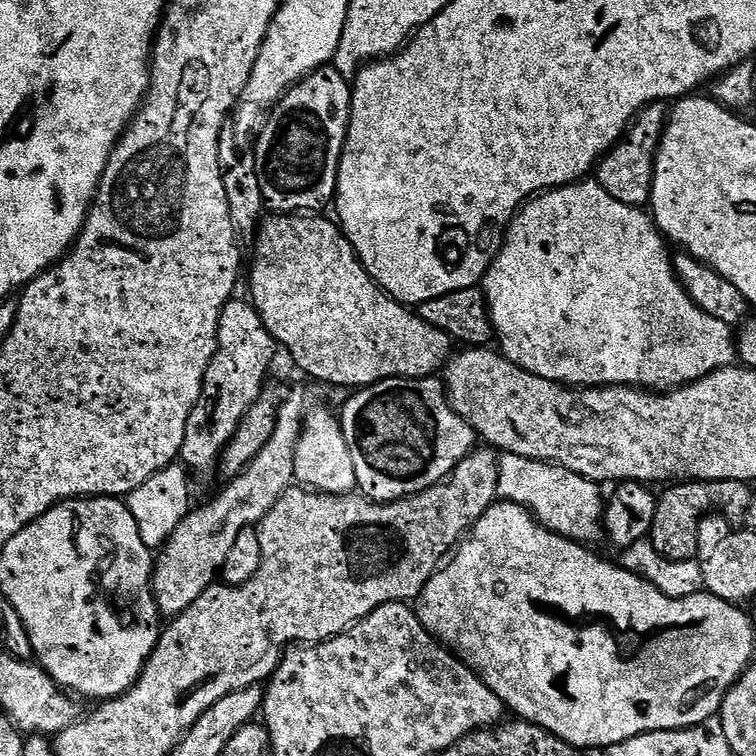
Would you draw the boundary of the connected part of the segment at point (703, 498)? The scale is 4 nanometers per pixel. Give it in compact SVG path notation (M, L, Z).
M689 480L676 482L659 493L654 510L654 526L650 539L654 550L671 560L695 560L698 550L698 529L705 516L719 513L729 524L740 526L747 521L750 498L754 494L751 483L743 480Z

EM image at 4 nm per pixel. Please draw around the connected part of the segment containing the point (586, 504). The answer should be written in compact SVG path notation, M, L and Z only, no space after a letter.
M503 453L500 456L498 466L498 490L501 501L517 504L527 508L541 526L548 528L568 540L577 542L592 542L599 536L605 535L604 531L604 505L606 503L605 493L600 493L601 485L590 478L582 478L582 474L574 474L574 470L566 470L561 464L547 464L544 460L531 460L522 458L518 454Z

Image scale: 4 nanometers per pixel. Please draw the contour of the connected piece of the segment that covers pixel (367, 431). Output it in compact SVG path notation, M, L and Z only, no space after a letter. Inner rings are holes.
M390 378L349 396L338 417L354 458L357 489L370 500L391 502L418 494L445 480L477 447L475 430L452 409L439 379Z

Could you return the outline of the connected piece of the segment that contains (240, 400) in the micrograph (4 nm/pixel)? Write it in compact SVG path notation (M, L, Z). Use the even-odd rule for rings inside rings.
M247 299L229 300L220 315L216 353L206 370L202 394L186 422L186 438L179 454L185 468L193 473L208 472L219 465L224 447L234 438L242 418L246 418L246 410L254 406L260 391L266 387L268 371L272 368L276 352L278 353L276 339L270 330L266 330L253 304Z

